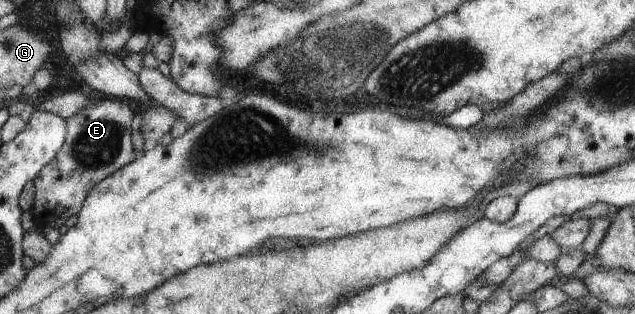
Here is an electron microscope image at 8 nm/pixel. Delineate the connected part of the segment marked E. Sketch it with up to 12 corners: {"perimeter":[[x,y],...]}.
{"perimeter":[[105,98],[66,119],[34,178],[37,229],[60,230],[137,159],[135,108]]}

